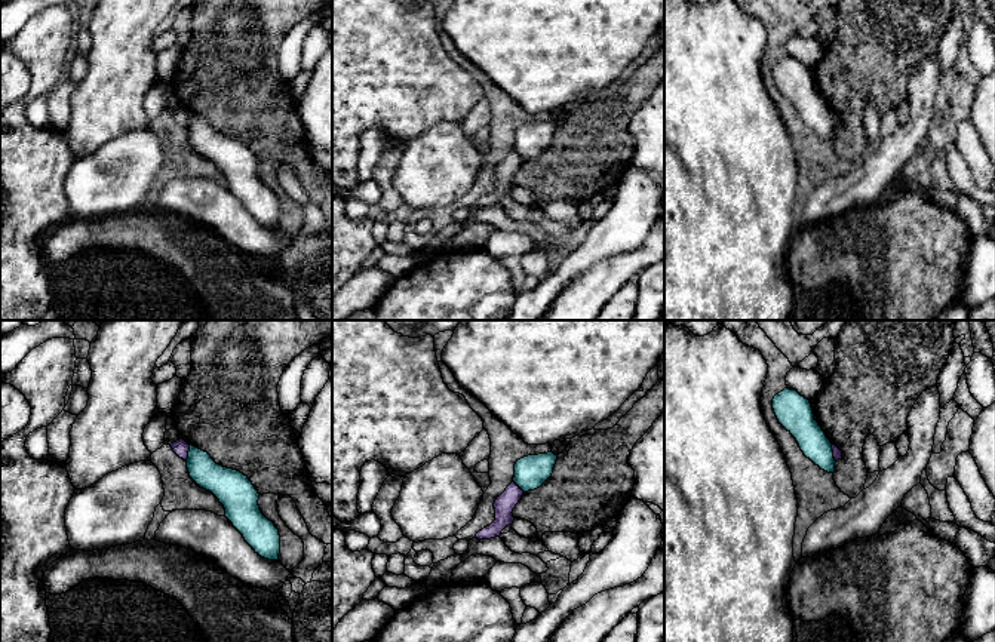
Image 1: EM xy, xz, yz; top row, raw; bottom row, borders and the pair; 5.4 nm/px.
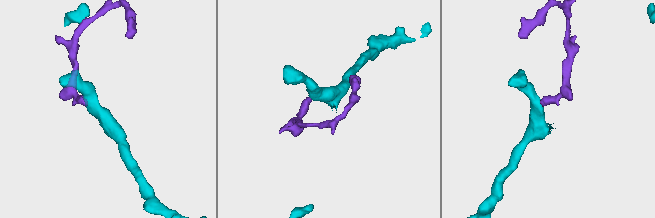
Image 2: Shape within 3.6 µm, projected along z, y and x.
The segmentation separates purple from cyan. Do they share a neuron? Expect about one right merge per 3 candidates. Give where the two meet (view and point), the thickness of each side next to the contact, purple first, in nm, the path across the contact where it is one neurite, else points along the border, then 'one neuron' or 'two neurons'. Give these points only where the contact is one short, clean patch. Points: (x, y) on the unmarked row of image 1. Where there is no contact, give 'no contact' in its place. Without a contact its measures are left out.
xy (187, 120) | 90/170 nm | along xy (190, 113), (186, 128) | two neurons

